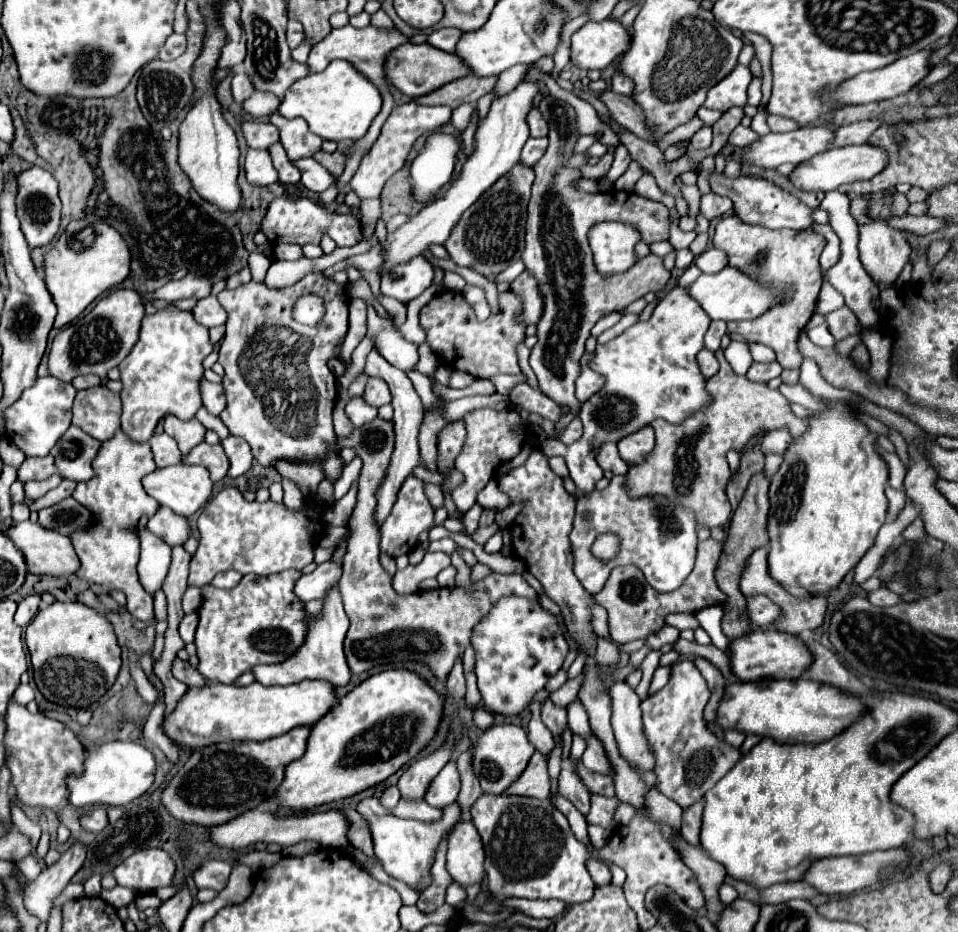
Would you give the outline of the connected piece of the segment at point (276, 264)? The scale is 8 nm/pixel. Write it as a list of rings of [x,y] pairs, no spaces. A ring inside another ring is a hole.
[[[376,236],[366,242],[362,240],[360,244],[352,246],[352,248],[336,248],[332,254],[326,254],[322,258],[316,258],[316,260],[296,260],[296,262],[280,262],[280,260],[274,260],[268,268],[268,274],[266,274],[266,286],[268,288],[286,288],[286,286],[292,286],[296,284],[306,272],[310,270],[326,270],[330,266],[334,266],[336,262],[348,258],[348,256],[354,256],[354,254],[362,254],[362,252],[368,252],[374,244],[378,244]]]

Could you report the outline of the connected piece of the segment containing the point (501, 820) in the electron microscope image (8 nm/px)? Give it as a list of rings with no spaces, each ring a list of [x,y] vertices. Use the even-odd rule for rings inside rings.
[[[482,794],[470,808],[472,822],[482,838],[484,852],[486,852],[486,876],[488,876],[488,888],[490,894],[496,898],[496,902],[514,896],[514,898],[560,898],[568,904],[584,902],[592,898],[594,882],[586,870],[588,850],[584,850],[584,844],[580,844],[564,814],[550,802],[550,800],[538,800],[528,796],[508,796],[508,794]]]

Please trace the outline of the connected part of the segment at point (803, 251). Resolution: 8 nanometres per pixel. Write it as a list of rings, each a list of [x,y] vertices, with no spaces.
[[[736,214],[724,216],[716,224],[716,234],[712,238],[714,246],[728,254],[728,266],[738,268],[752,280],[764,284],[774,292],[784,292],[786,288],[792,290],[790,300],[772,306],[762,316],[748,320],[748,322],[728,322],[728,334],[736,334],[746,342],[760,342],[770,346],[782,368],[800,368],[802,354],[798,352],[798,336],[816,312],[816,300],[822,284],[822,272],[818,258],[826,244],[824,236],[814,232],[812,228],[806,230],[770,230],[760,224],[744,224]]]

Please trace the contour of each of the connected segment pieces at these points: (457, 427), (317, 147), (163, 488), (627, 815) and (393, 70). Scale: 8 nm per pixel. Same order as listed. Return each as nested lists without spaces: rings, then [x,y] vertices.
[[[464,420],[450,422],[446,428],[438,432],[438,472],[448,472],[454,468],[454,460],[462,452],[464,438],[466,438]]]
[[[272,114],[270,122],[278,126],[280,144],[284,146],[290,160],[312,158],[316,152],[322,150],[322,140],[316,134],[308,132],[304,120],[284,120],[282,116]]]
[[[188,464],[156,468],[148,476],[144,476],[142,484],[144,484],[144,490],[154,500],[158,500],[162,506],[166,504],[168,508],[172,508],[180,516],[192,516],[196,510],[206,506],[208,500],[212,498],[212,486],[214,486],[208,470],[204,466],[188,466]]]
[[[620,802],[616,814],[614,814],[614,820],[616,824],[628,824],[628,820],[634,816],[634,806],[632,804],[626,804],[626,802]]]
[[[402,44],[398,48],[394,48],[384,64],[386,70],[386,78],[388,82],[400,90],[406,96],[424,96],[444,84],[448,84],[450,80],[462,78],[468,74],[468,68],[464,68],[464,64],[460,62],[458,56],[448,54],[448,52],[440,52],[438,48],[432,48],[430,44]]]

